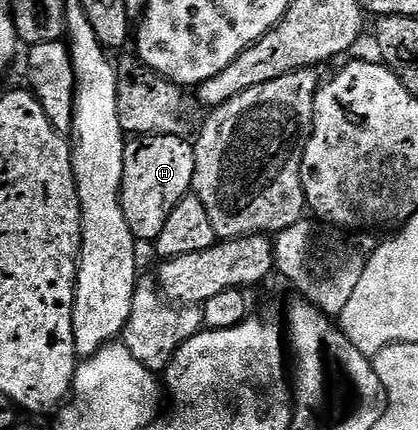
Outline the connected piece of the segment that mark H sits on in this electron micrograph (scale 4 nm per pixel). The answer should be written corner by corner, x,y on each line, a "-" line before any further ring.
134,136
124,150
122,209
135,241
153,242
164,230
168,214
194,186
194,145
181,136

